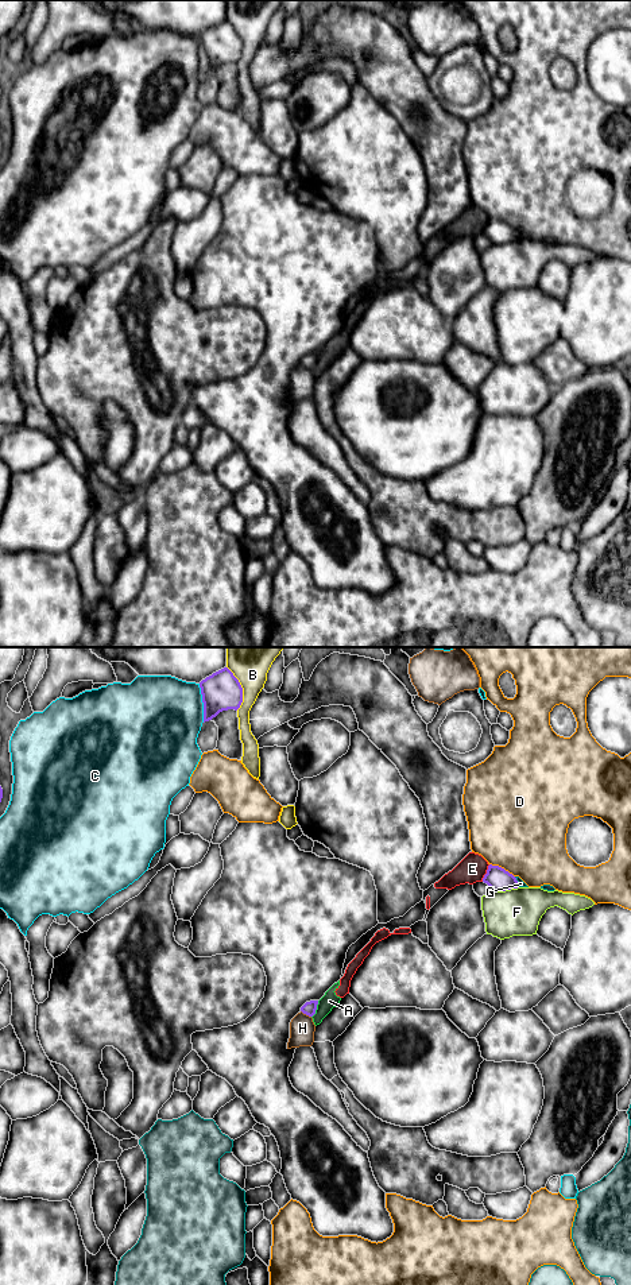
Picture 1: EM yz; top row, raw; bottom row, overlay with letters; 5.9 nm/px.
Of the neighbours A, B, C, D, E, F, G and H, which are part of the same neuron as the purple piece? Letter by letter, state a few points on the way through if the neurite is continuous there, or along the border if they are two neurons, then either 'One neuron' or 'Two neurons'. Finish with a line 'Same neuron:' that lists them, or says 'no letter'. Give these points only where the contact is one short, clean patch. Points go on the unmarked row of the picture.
A: Boundary: yz (318, 353), (316, 366), (312, 370). Two neurons
B: Two neurons
C: Two neurons
D: Two neurons
E: Boundary: yz (490, 217), (482, 233). Two neurons
F: Two neurons
G: Two neurons
H: Two neurons
Same neuron: no letter

